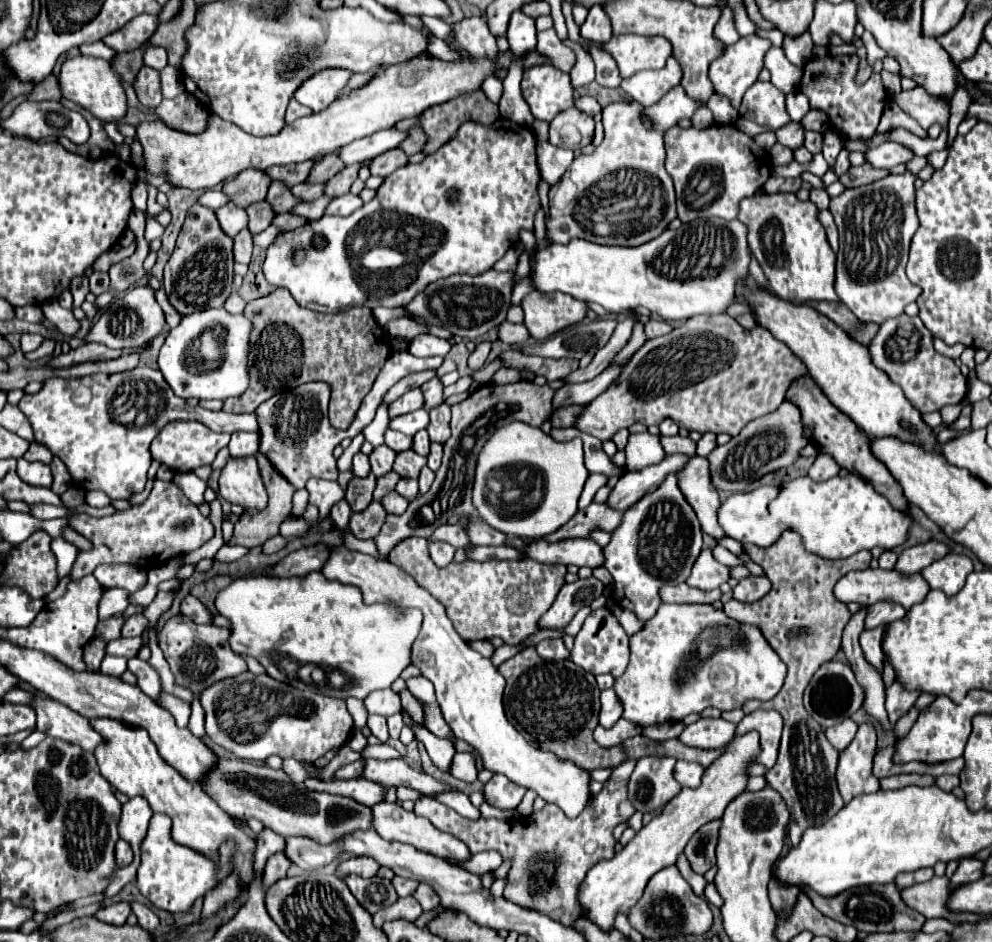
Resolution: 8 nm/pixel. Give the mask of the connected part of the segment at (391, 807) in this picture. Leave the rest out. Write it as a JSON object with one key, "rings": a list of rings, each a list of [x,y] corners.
{"rings":[[[384,801],[384,803],[372,805],[370,809],[372,809],[372,829],[382,839],[386,839],[386,841],[398,841],[398,843],[408,843],[408,845],[414,845],[416,849],[420,849],[424,853],[430,853],[430,855],[436,855],[436,857],[444,857],[444,859],[446,857],[452,857],[452,859],[470,859],[470,851],[468,851],[468,847],[460,839],[456,839],[456,837],[452,837],[448,833],[438,831],[436,827],[430,825],[428,819],[418,817],[418,815],[406,811],[402,805],[398,805],[398,803],[386,803]]]}

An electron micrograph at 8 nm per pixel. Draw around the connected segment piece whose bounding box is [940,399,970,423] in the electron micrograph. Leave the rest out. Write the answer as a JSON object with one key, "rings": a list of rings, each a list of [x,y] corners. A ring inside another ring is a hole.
{"rings":[[[964,399],[962,403],[958,403],[958,405],[946,405],[946,407],[942,407],[940,409],[940,415],[942,415],[942,419],[944,419],[944,423],[954,423],[956,419],[958,419],[958,415],[960,415],[960,411],[962,411],[962,407],[964,405],[968,405],[970,401],[968,399]]]}

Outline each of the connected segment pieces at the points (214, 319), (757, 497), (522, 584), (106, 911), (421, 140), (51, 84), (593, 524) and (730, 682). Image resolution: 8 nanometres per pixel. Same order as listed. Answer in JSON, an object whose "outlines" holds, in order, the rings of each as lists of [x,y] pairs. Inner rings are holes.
{"outlines":[[[[224,307],[222,309],[206,309],[200,313],[184,315],[178,327],[170,329],[158,357],[160,371],[172,391],[182,397],[196,397],[196,399],[228,399],[228,397],[238,397],[248,389],[248,349],[250,349],[250,333],[252,333],[252,321],[248,321],[244,315],[230,315]],[[206,329],[222,329],[222,355],[218,361],[208,365],[208,369],[200,369],[200,357],[198,361],[194,359],[194,347],[196,339]]],[[[762,485],[750,493],[736,493],[728,501],[720,505],[718,521],[728,537],[740,541],[740,543],[752,543],[758,547],[768,547],[776,543],[776,537],[780,537],[780,523],[774,523],[768,513],[768,503],[776,499],[780,493],[780,485]]],[[[408,537],[400,541],[390,551],[388,559],[420,581],[420,585],[424,585],[446,607],[448,617],[466,643],[492,637],[502,637],[508,645],[522,643],[538,631],[536,623],[554,603],[566,575],[564,565],[546,565],[534,559],[488,559],[436,567],[428,555],[428,541],[424,537]]],[[[120,901],[120,903],[114,903],[114,905],[110,905],[110,907],[104,907],[104,909],[96,911],[94,915],[96,915],[100,921],[104,921],[104,923],[110,923],[110,925],[124,925],[130,913],[132,913],[130,903]]],[[[412,127],[410,129],[410,137],[400,145],[400,149],[406,153],[406,155],[414,155],[414,153],[420,153],[426,145],[428,137],[424,131],[420,131],[420,127]]],[[[48,75],[44,81],[40,81],[40,85],[36,85],[30,93],[30,101],[42,101],[42,99],[54,99],[60,101],[62,93],[60,93],[60,85],[58,85],[58,77],[56,75]]],[[[592,503],[588,509],[578,511],[556,533],[550,533],[548,537],[540,537],[540,539],[548,541],[548,543],[556,543],[556,541],[562,541],[562,539],[572,539],[572,537],[590,537],[592,529],[612,533],[620,525],[622,515],[624,515],[624,511],[612,509],[606,503]]],[[[672,603],[660,605],[658,613],[650,621],[646,621],[644,629],[630,637],[630,651],[632,651],[630,665],[624,671],[624,675],[616,679],[614,691],[624,705],[624,719],[640,727],[660,725],[664,721],[682,721],[686,715],[700,713],[706,707],[730,711],[742,707],[746,699],[768,701],[782,689],[786,679],[786,665],[768,645],[768,641],[764,641],[758,629],[752,625],[740,625],[738,621],[730,619],[724,611],[718,611],[712,605],[672,605]],[[718,627],[730,629],[730,641],[716,645],[716,651],[712,655],[692,665],[692,659],[698,655],[696,639],[706,629]]]]}

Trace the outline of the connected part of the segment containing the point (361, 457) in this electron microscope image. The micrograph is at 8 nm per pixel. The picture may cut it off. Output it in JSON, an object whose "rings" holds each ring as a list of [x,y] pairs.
{"rings":[[[356,453],[354,461],[352,461],[352,475],[354,477],[368,477],[370,475],[370,465],[368,465],[368,457],[364,453]]]}

